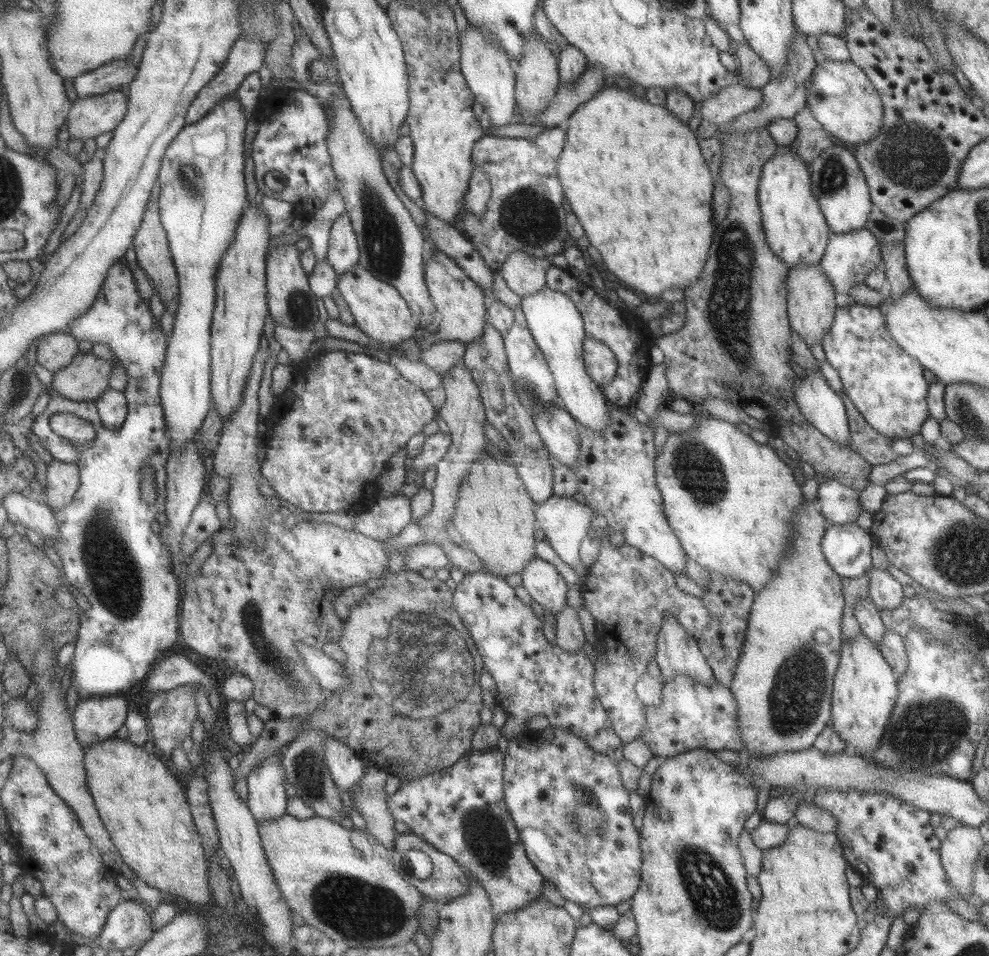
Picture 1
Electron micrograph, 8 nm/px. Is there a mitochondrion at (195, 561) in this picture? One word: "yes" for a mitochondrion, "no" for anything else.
no

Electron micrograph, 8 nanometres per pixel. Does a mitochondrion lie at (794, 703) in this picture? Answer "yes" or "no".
yes

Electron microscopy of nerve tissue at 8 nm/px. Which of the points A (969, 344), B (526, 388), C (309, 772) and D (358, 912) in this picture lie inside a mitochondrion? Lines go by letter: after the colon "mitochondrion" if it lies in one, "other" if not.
A: other
B: mitochondrion
C: mitochondrion
D: mitochondrion

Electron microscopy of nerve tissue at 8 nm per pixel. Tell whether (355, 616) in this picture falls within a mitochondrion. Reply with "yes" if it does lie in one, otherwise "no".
no

